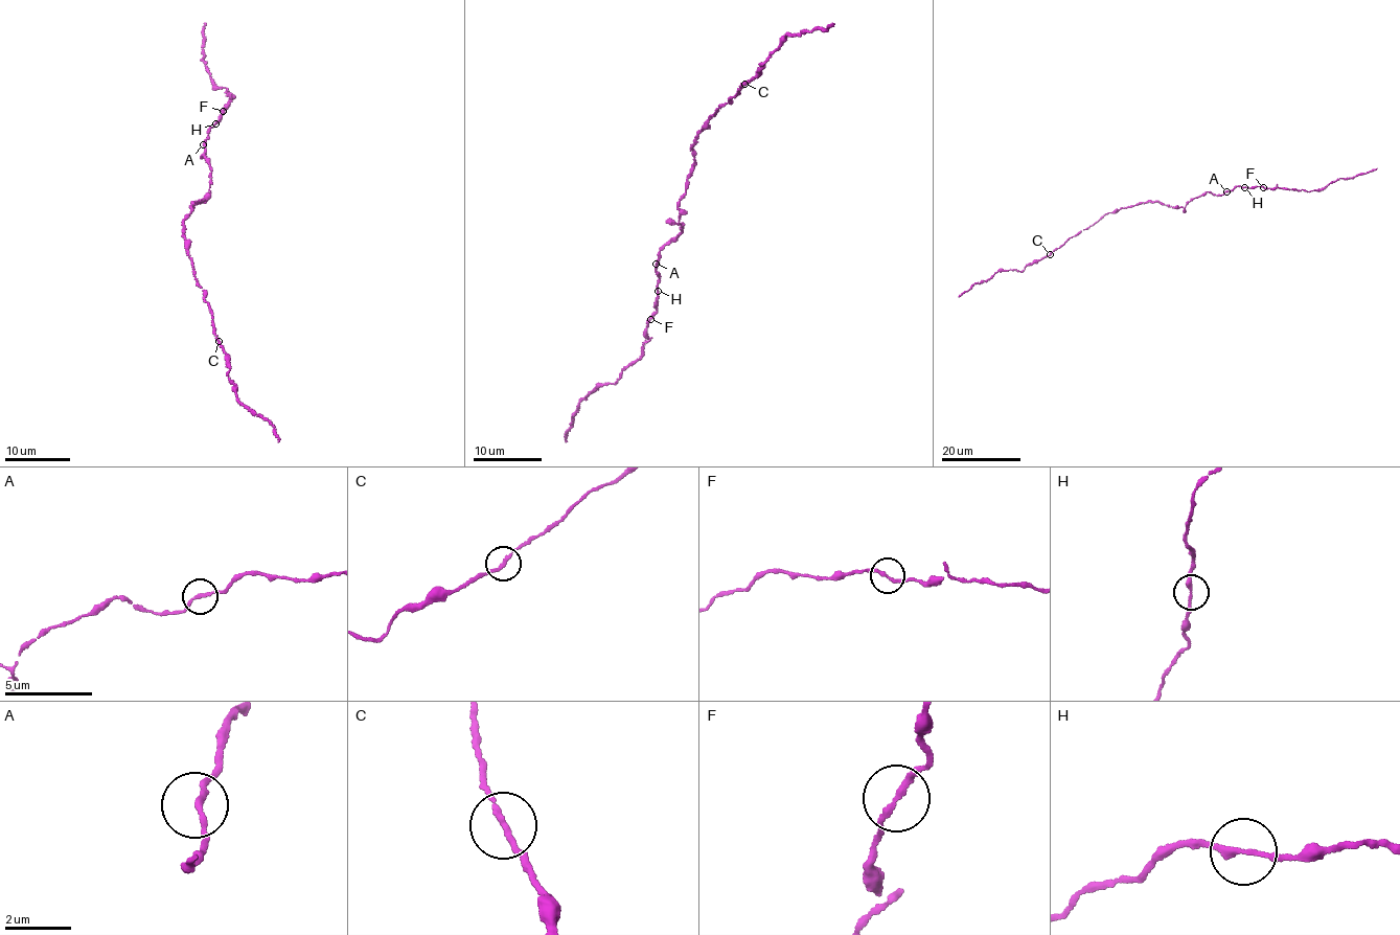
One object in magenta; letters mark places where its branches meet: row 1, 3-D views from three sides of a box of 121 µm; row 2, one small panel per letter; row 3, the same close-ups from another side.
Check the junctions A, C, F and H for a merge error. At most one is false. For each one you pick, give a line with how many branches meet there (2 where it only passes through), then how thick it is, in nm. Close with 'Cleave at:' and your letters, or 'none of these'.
Cleave at: none of these

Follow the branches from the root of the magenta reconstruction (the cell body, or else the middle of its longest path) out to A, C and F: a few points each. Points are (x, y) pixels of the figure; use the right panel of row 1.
A: (1164, 204), (1184, 208), (1208, 191), (1221, 196), (1226, 191)
C: (1164, 204), (1140, 202), (1107, 212), (1050, 254)
F: (1164, 204), (1184, 208), (1208, 191), (1221, 196), (1237, 186), (1263, 187)

